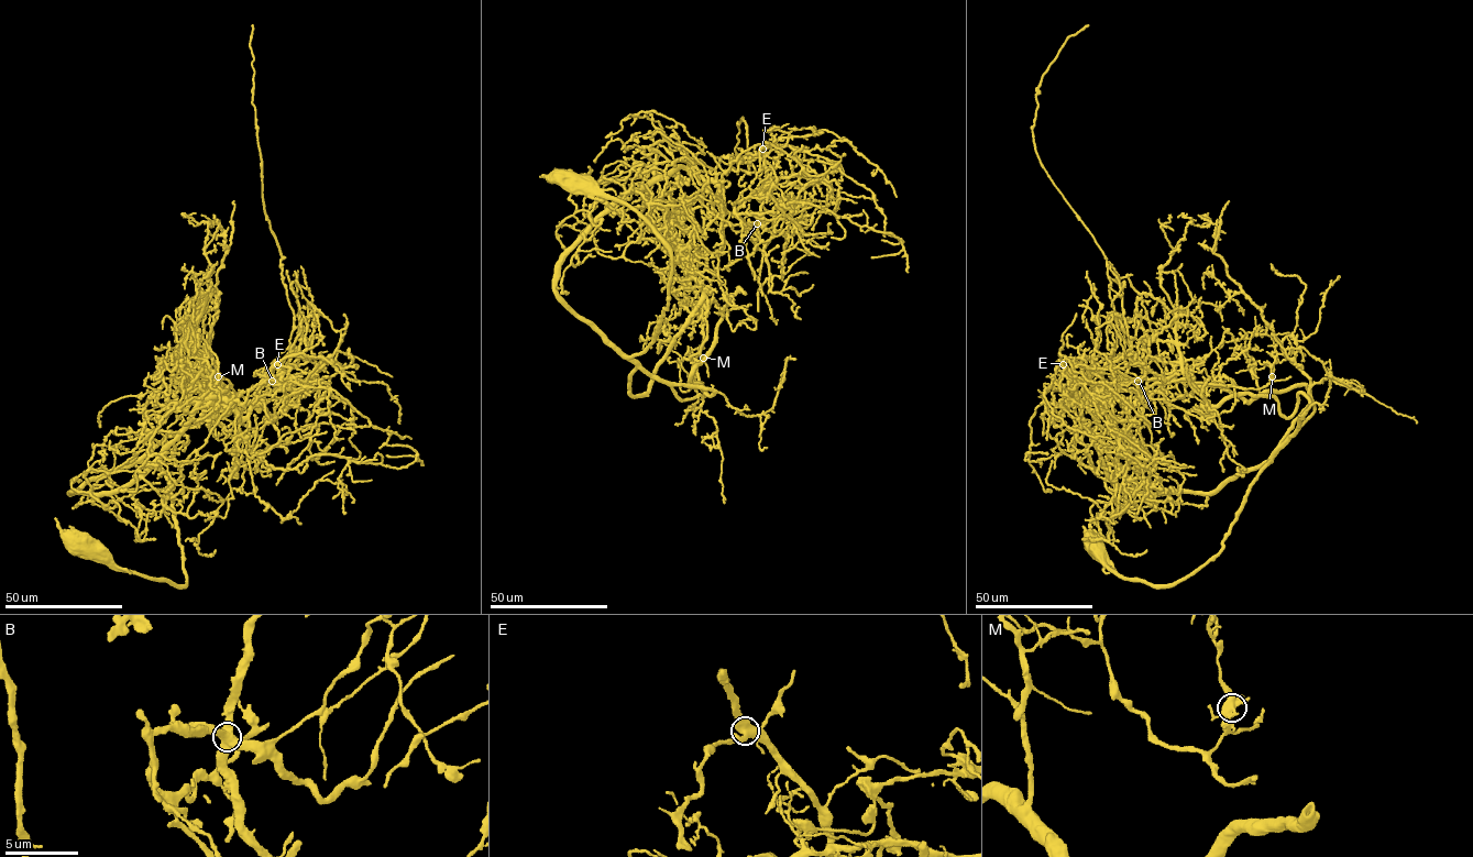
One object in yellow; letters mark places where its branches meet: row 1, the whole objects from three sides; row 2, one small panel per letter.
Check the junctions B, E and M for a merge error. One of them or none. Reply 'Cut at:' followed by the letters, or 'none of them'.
Cut at: B

